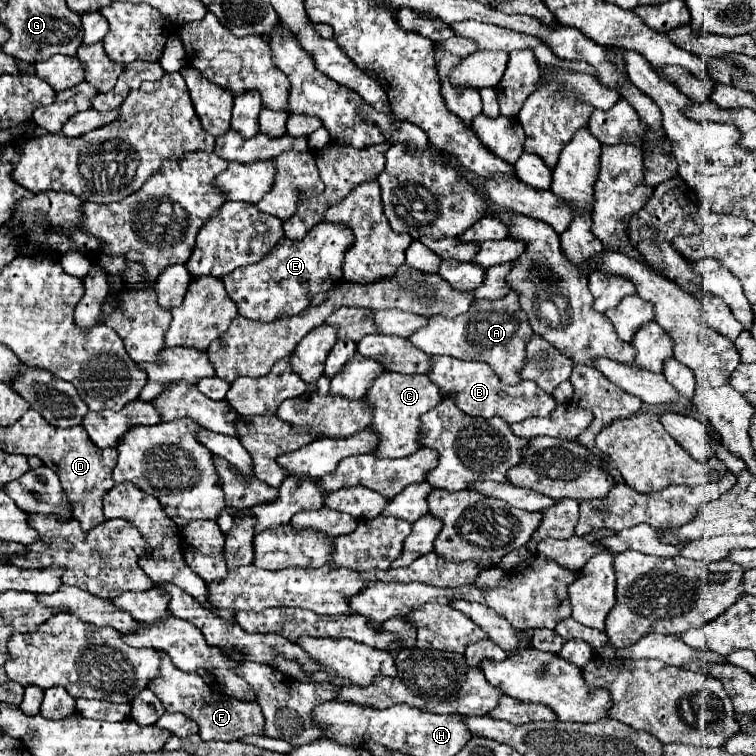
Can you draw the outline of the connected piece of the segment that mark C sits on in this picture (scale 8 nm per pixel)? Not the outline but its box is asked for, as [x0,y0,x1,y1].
[363,371,441,459]

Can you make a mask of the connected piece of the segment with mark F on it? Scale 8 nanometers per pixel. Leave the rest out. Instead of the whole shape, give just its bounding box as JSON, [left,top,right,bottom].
[149,651,263,741]

